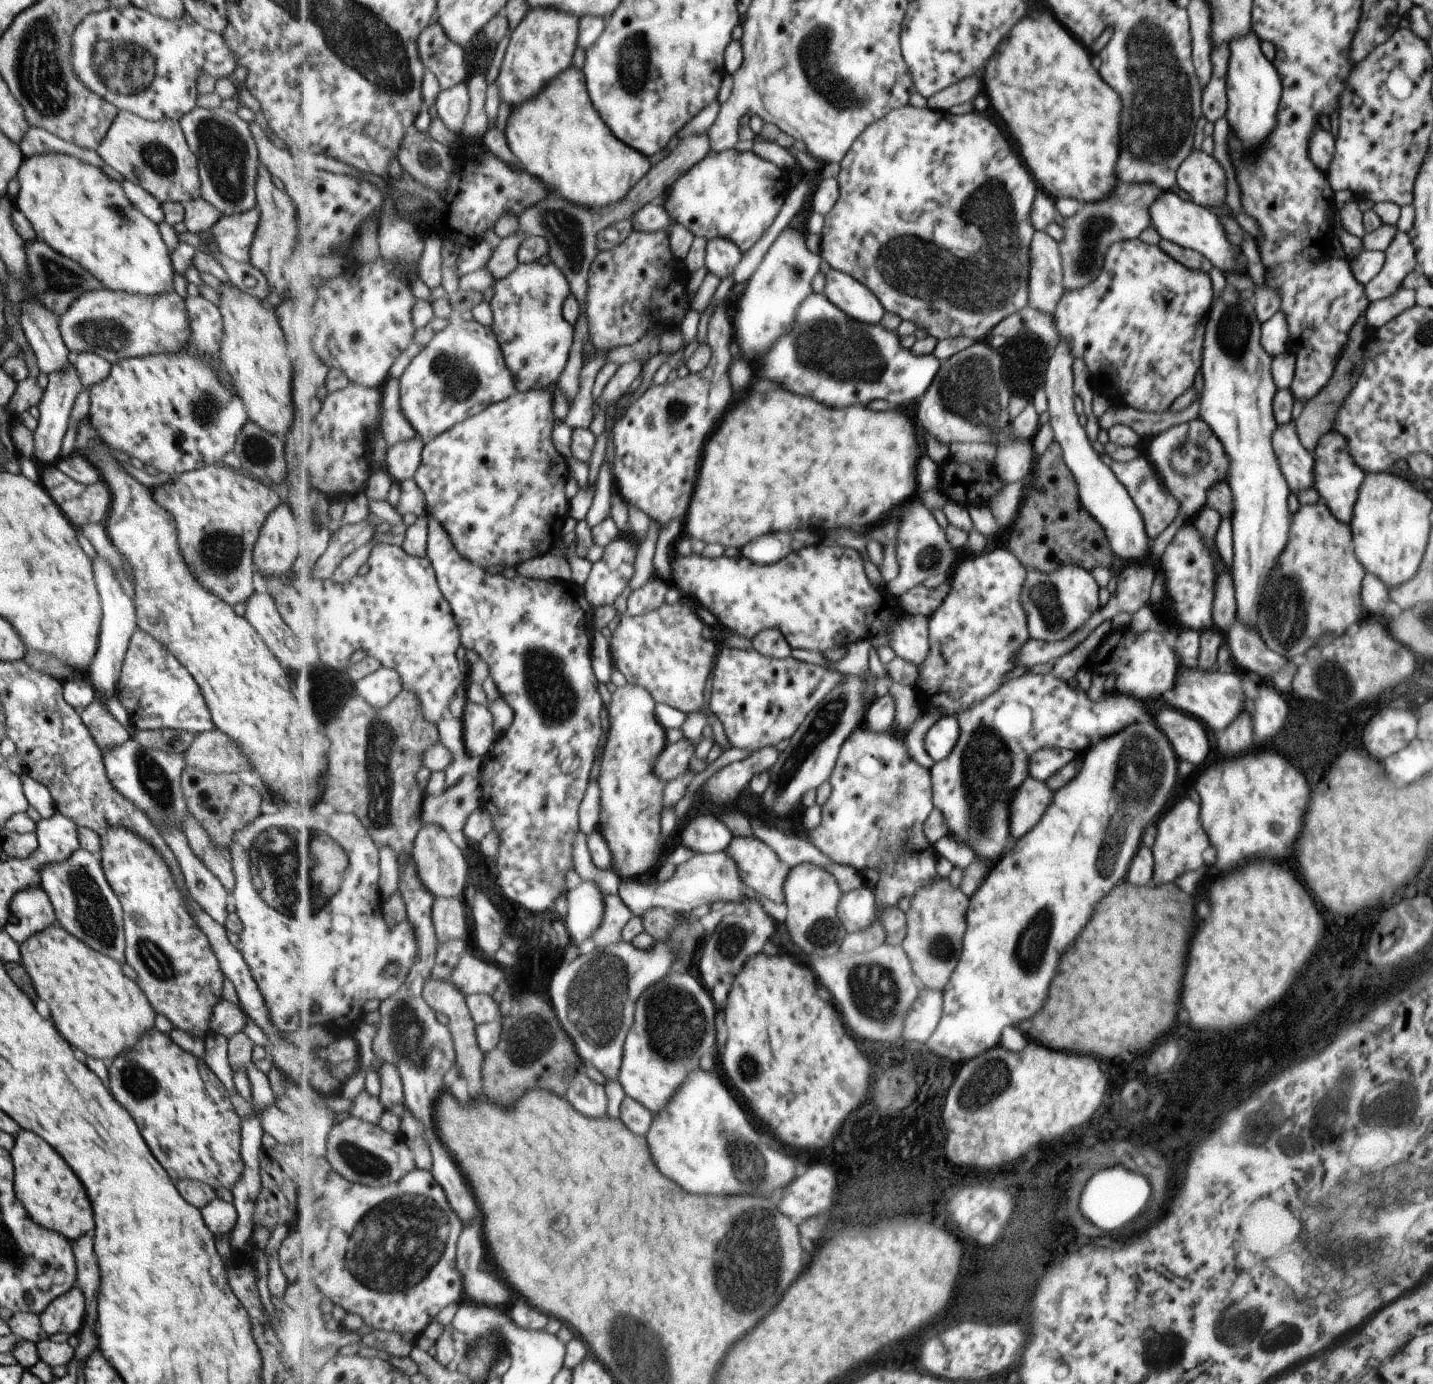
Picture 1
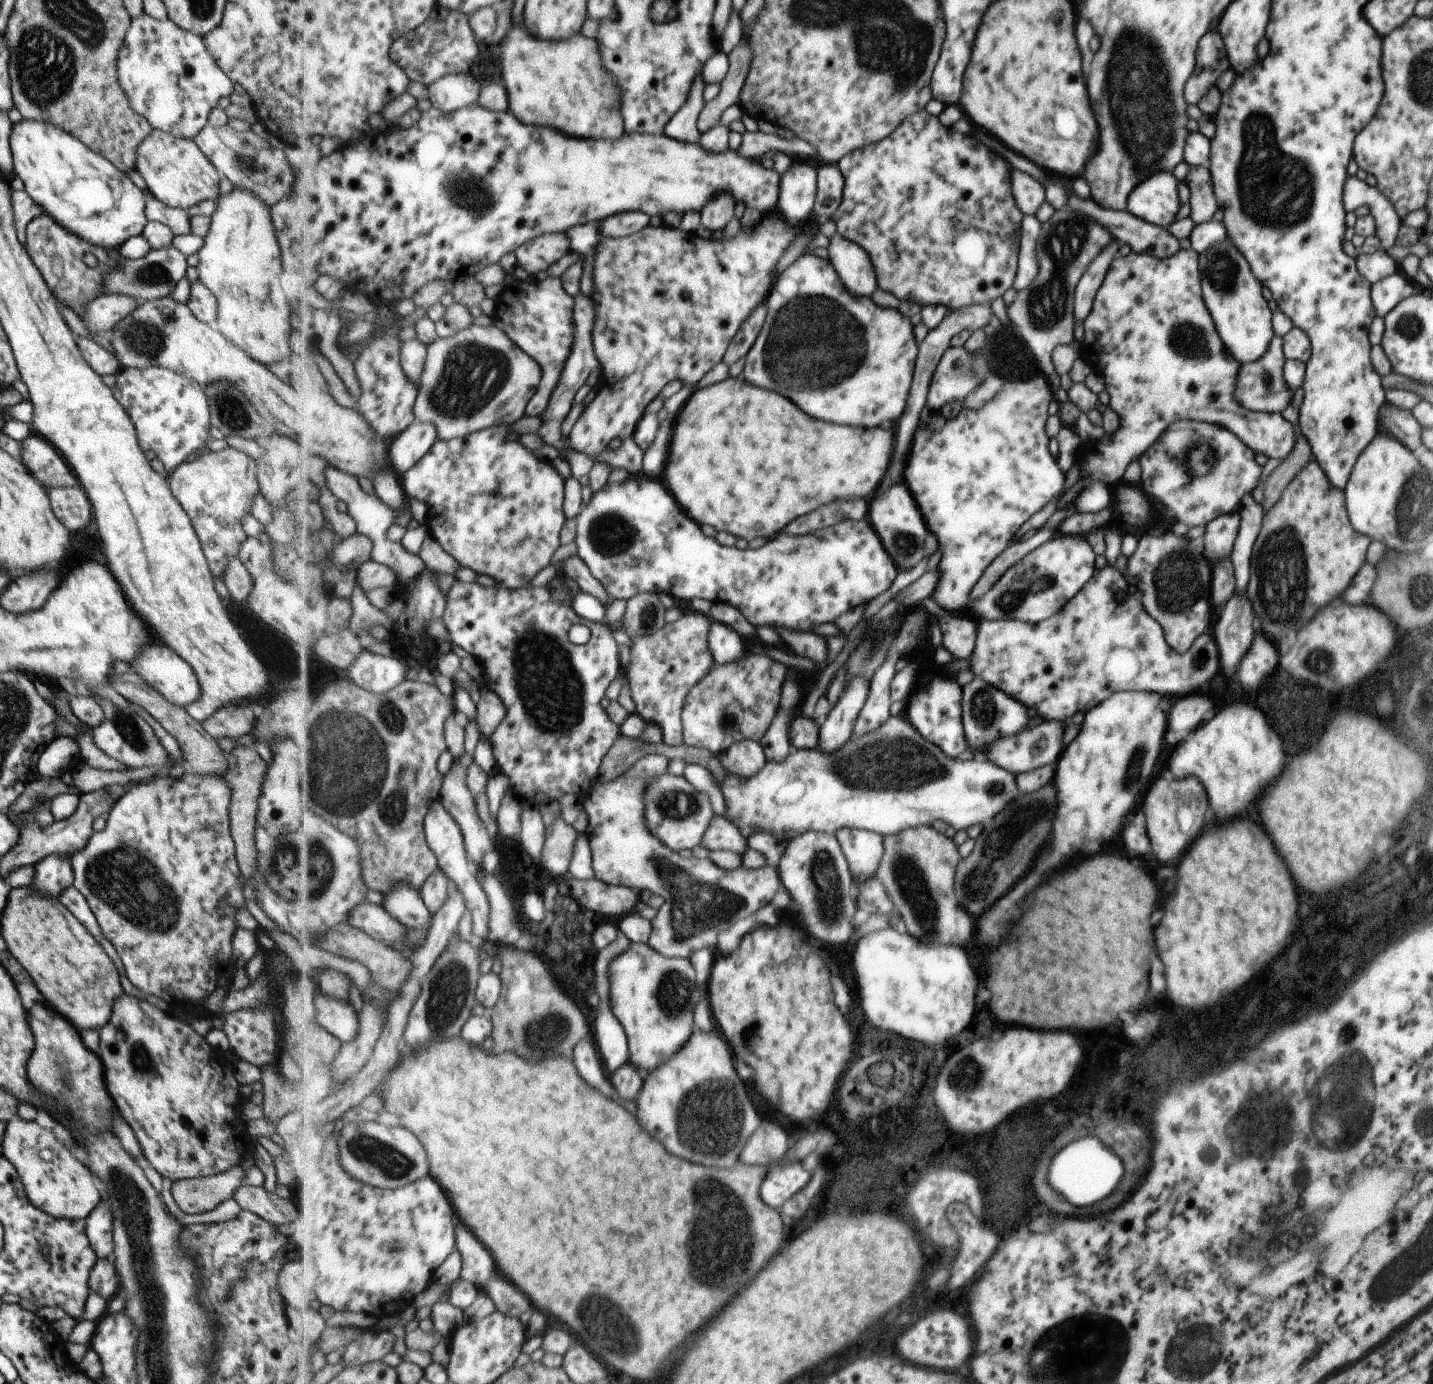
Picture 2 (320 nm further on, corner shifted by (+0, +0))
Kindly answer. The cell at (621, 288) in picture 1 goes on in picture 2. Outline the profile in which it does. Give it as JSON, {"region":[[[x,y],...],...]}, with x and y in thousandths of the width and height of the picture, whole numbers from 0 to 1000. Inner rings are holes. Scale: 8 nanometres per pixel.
{"region":[[[541,152],[541,155],[538,156],[532,156],[530,160],[523,166],[516,166],[514,171],[506,171],[503,173],[492,173],[486,171],[485,168],[478,168],[475,163],[456,164],[454,162],[437,171],[422,171],[420,171],[417,180],[415,197],[415,210],[413,215],[416,217],[417,224],[416,235],[414,241],[415,252],[418,259],[419,268],[419,277],[417,279],[417,285],[414,290],[408,294],[405,300],[401,306],[398,314],[398,322],[403,327],[407,327],[412,331],[417,330],[419,327],[424,326],[424,322],[432,316],[434,319],[442,315],[442,312],[445,309],[445,305],[452,296],[452,293],[461,285],[461,282],[470,276],[470,275],[475,275],[478,279],[485,279],[495,267],[498,267],[502,262],[505,262],[507,252],[512,247],[513,242],[515,241],[518,234],[521,233],[521,229],[531,220],[535,218],[535,215],[537,212],[537,210],[542,203],[542,195],[543,189],[546,186],[548,181],[551,177],[557,171],[558,164],[553,161],[549,157],[547,157],[544,152]]]}

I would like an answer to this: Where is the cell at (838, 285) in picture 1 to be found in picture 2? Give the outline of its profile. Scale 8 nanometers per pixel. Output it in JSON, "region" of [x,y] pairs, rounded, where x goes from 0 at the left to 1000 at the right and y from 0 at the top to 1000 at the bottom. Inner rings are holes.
{"region":[[[585,168],[579,172],[578,180],[579,182],[579,187],[582,191],[584,197],[588,199],[590,207],[597,213],[608,215],[612,210],[612,207],[613,207],[613,204],[611,191],[605,181]]]}

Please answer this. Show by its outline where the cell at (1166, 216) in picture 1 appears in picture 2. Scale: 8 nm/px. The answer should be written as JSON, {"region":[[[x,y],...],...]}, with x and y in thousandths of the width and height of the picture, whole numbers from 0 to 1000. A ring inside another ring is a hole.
{"region":[[[816,124],[801,127],[789,139],[785,152],[802,162],[814,165],[823,150],[821,132]]]}

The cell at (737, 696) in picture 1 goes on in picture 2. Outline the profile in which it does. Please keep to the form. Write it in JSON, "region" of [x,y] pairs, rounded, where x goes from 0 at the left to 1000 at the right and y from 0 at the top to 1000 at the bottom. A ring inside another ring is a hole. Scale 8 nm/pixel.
{"region":[[[497,448],[495,464],[498,478],[500,480],[507,480],[522,473],[521,465],[518,465],[517,458],[510,452]]]}

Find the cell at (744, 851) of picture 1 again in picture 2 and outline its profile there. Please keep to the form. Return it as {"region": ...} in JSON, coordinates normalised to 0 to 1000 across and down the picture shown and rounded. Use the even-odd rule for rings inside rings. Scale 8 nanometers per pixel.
{"region":[[[498,589],[490,611],[495,614],[510,614],[516,618],[523,613],[517,599],[507,592],[506,589]]]}

